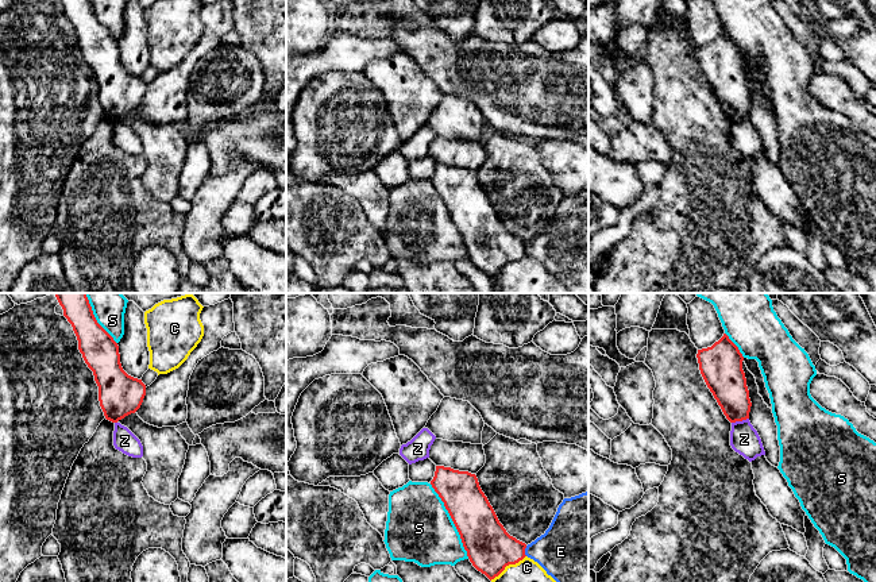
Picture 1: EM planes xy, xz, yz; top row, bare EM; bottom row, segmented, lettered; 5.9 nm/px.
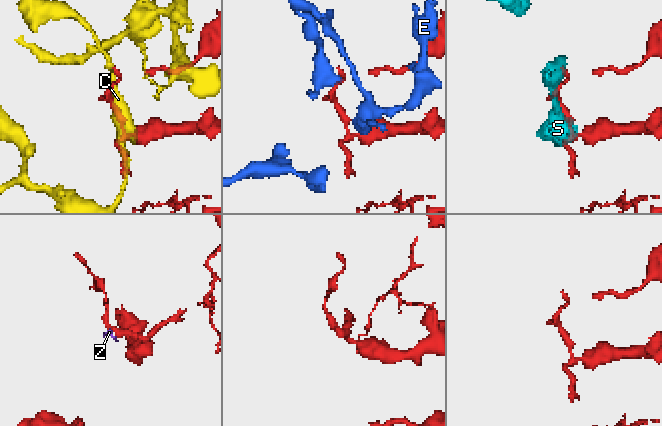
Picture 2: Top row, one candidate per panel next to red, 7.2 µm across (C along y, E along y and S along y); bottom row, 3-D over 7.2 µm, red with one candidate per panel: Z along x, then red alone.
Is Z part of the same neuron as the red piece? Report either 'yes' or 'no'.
no

